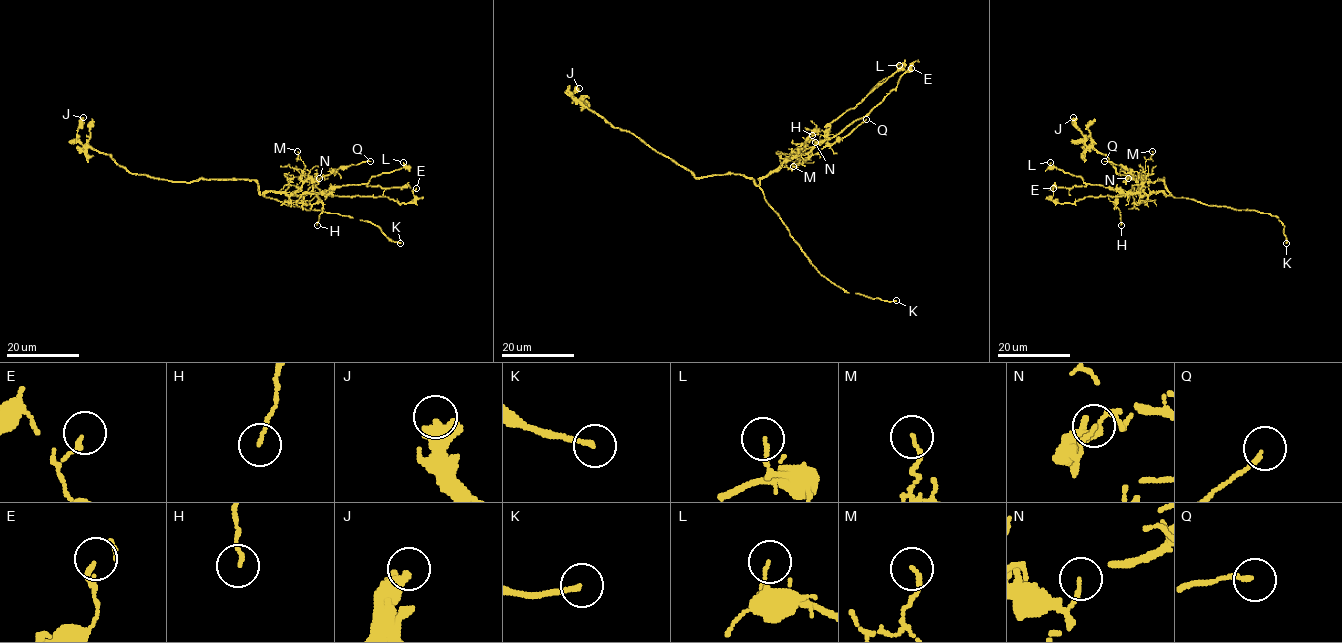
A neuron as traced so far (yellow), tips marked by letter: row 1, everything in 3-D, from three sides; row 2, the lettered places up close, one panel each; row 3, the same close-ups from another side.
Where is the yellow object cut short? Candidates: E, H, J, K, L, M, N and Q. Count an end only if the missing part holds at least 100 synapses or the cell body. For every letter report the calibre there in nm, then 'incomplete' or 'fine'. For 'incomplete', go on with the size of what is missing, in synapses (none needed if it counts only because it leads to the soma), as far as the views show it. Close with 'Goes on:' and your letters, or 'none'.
E: 140 nm | fine
H: 100 nm | fine
J: 400 nm | fine
K: 180 nm | incomplete
L: 130 nm | fine
M: 130 nm | fine
N: 130 nm | fine
Q: 130 nm | fine
Goes on: K

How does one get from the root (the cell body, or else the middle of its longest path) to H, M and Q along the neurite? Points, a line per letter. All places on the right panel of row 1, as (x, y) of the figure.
H: (1162, 180), (1171, 194), (1127, 192), (1117, 197), (1115, 206), (1120, 211), (1121, 225)
M: (1162, 180), (1171, 194), (1163, 191), (1141, 194), (1139, 190), (1145, 179), (1145, 161), (1152, 151)
Q: (1162, 180), (1171, 194), (1152, 191), (1142, 195), (1139, 190), (1142, 181), (1137, 176), (1122, 165), (1104, 161)

